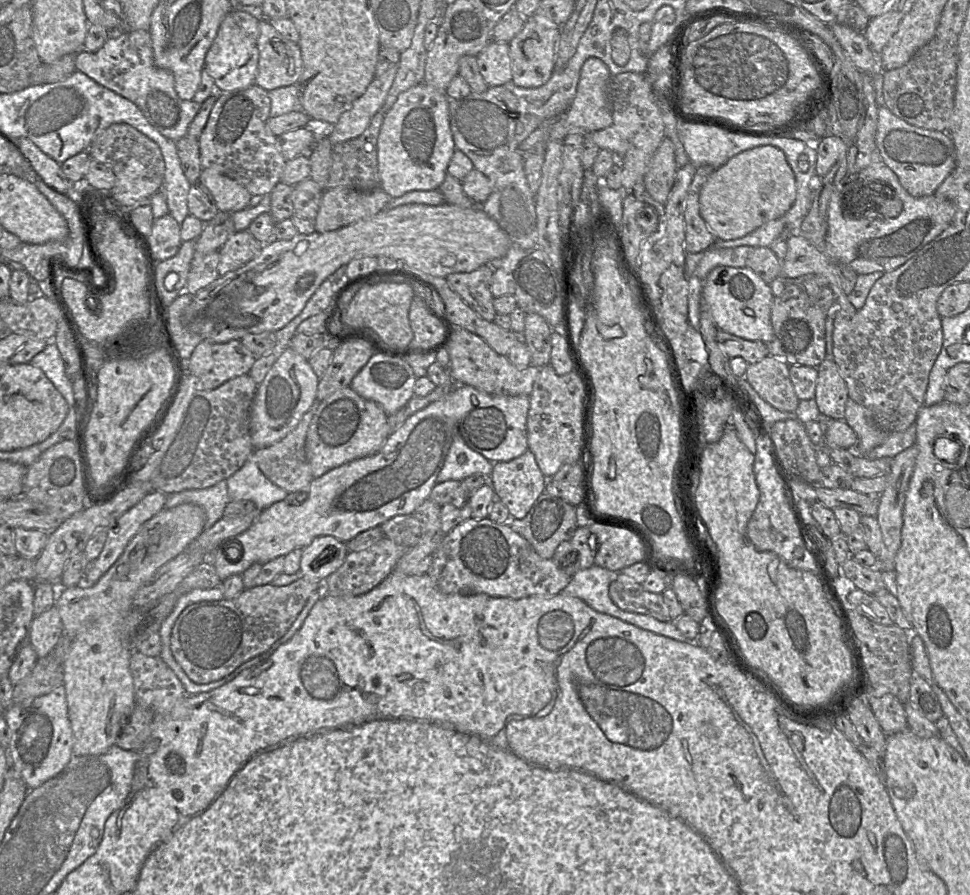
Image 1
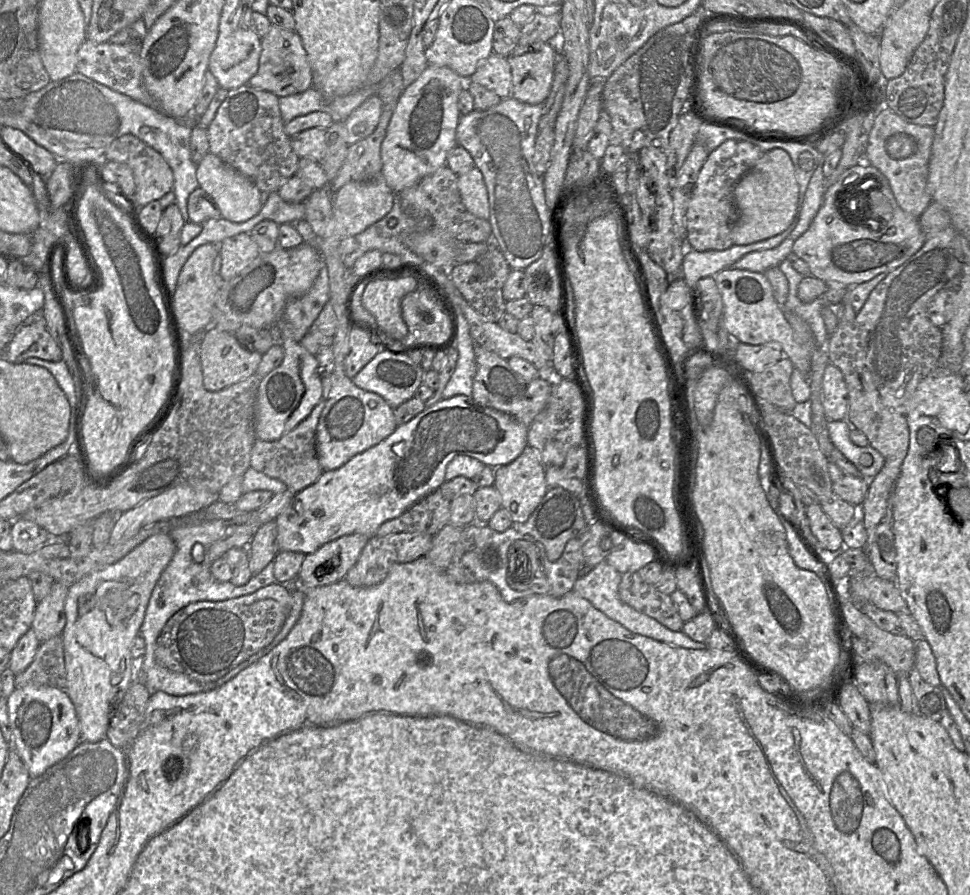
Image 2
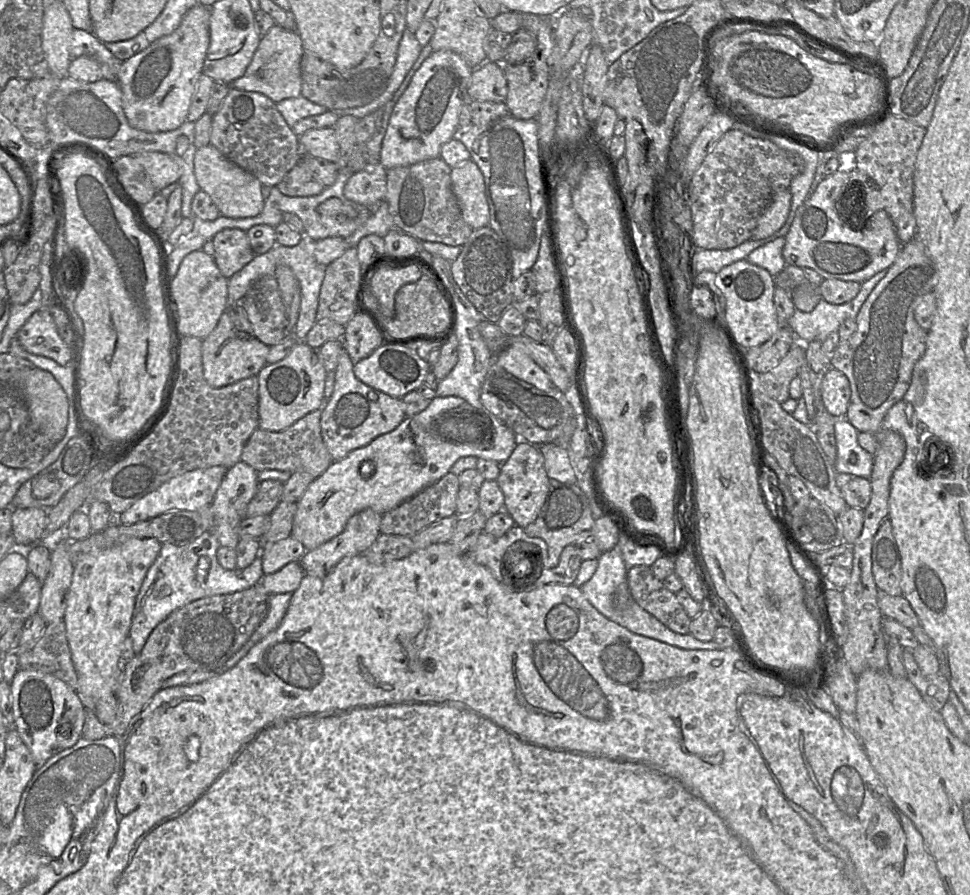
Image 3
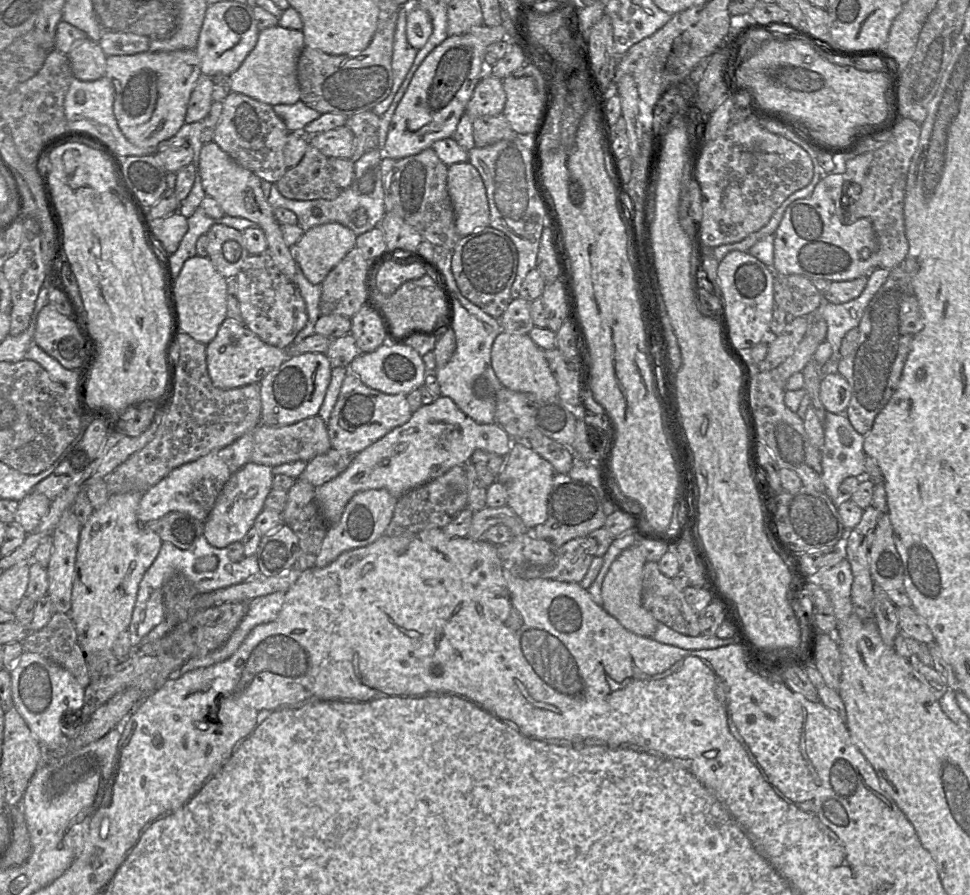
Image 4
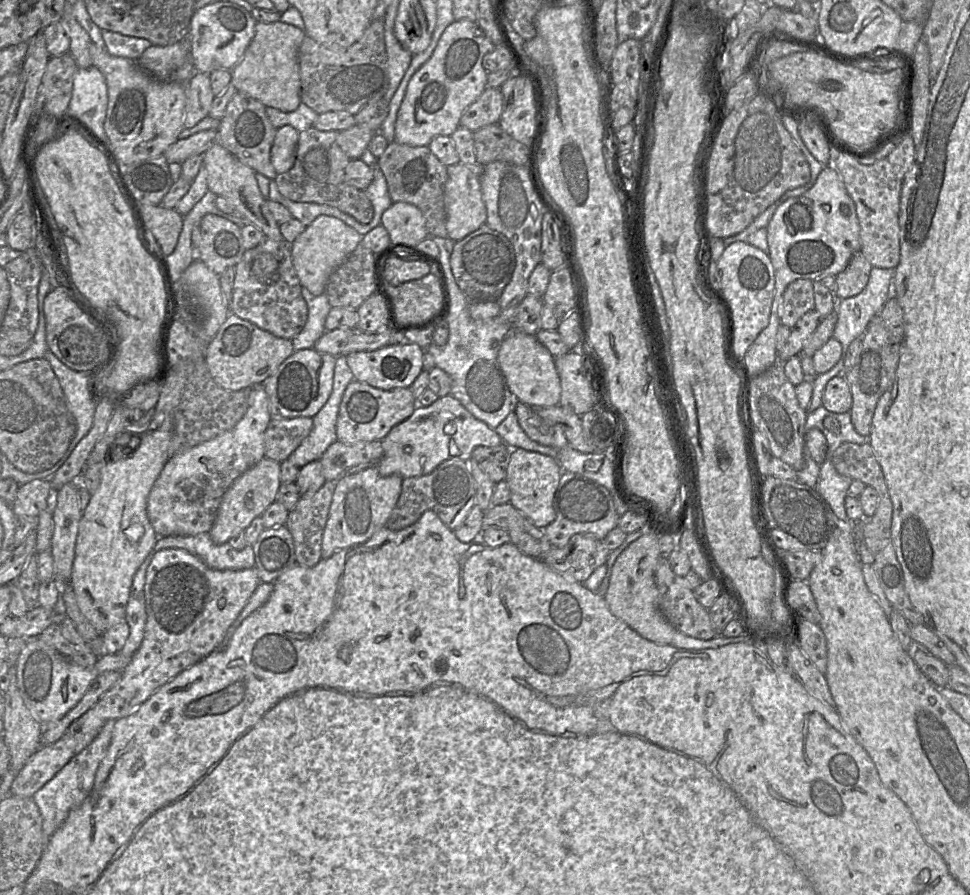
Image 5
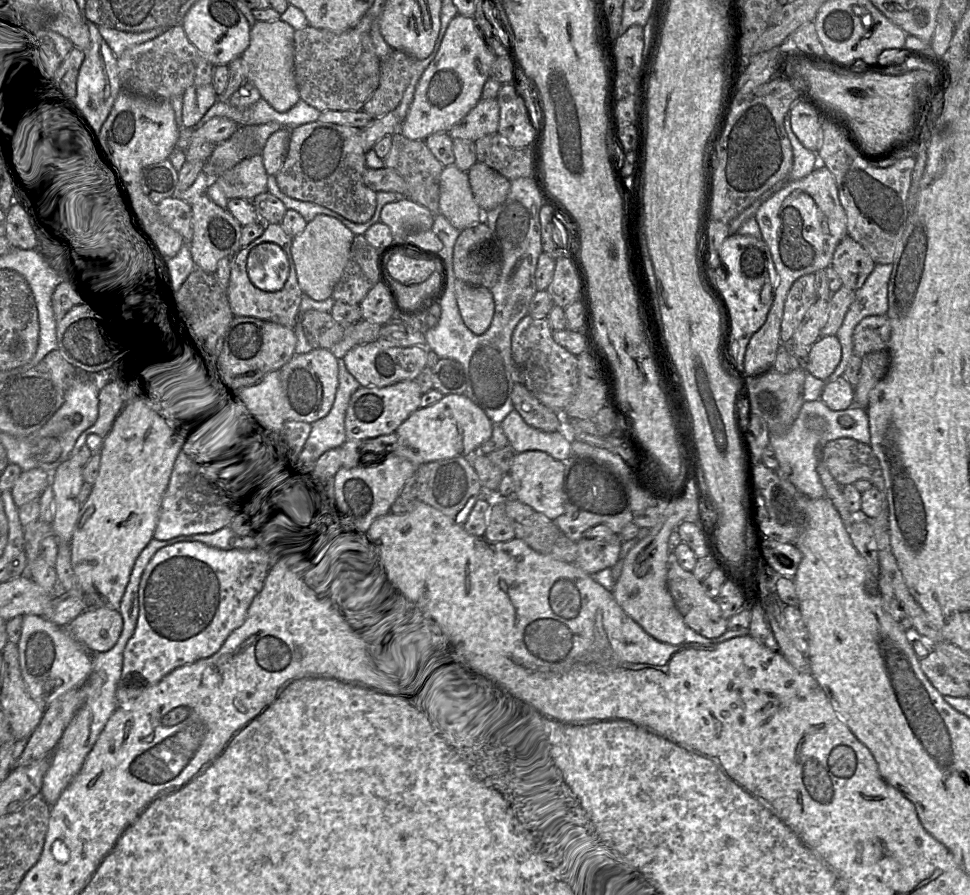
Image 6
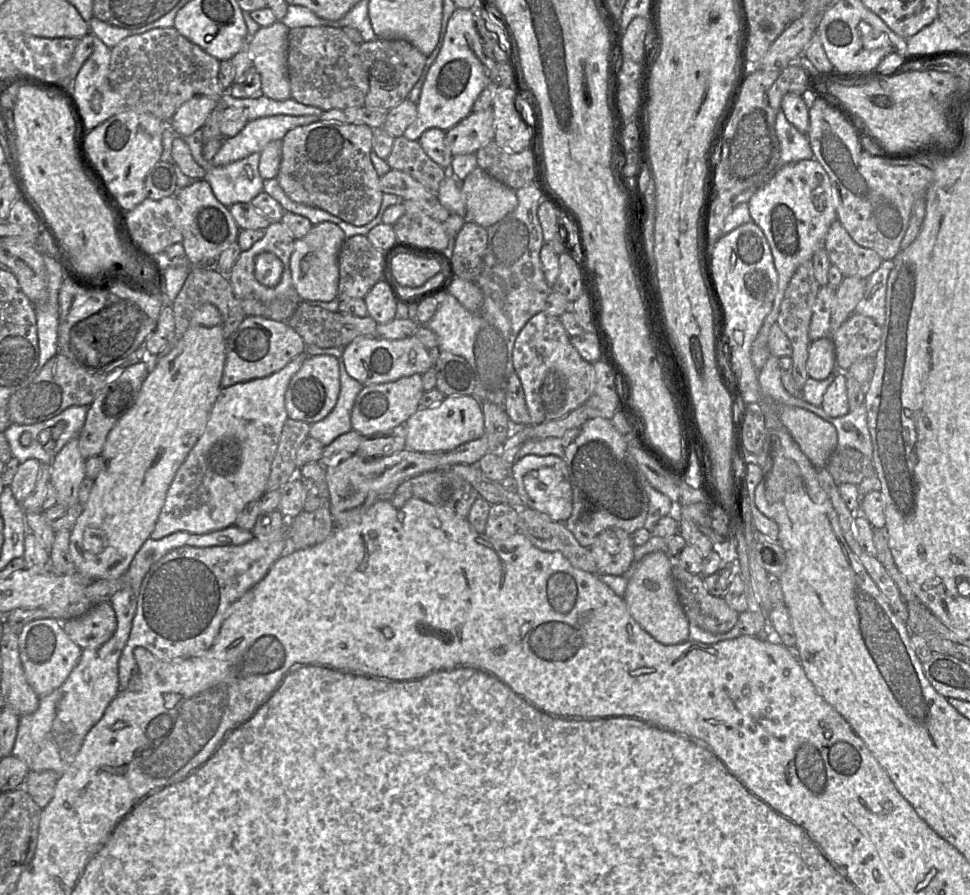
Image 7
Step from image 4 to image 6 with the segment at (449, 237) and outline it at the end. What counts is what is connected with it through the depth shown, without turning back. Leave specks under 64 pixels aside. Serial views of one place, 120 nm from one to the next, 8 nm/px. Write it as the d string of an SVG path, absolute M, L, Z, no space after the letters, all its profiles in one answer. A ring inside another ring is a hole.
M395 132L392 135L392 145L390 148L389 153L387 154L387 156L383 159L385 167L386 168L391 168L391 169L395 169L406 181L407 184L407 197L400 197L400 198L409 198L412 201L426 207L433 215L437 215L440 213L440 209L439 209L439 197L440 197L440 176L442 173L442 170L444 168L444 166L436 159L436 157L432 154L432 152L429 150L429 148L427 147L426 143L424 140L410 140L408 138L406 138L402 133L400 132Z

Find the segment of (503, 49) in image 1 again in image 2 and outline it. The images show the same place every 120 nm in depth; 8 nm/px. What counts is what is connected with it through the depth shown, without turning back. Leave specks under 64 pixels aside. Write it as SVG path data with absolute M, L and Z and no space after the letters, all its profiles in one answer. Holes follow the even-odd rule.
M492 53L481 62L469 79L493 91L501 99L511 97L512 75L507 57Z

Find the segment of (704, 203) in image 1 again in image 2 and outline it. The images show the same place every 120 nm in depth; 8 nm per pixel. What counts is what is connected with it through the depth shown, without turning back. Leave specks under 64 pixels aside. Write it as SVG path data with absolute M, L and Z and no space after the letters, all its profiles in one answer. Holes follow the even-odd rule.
M780 148L764 152L734 188L738 220L731 231L734 245L747 245L780 234L792 222L797 208L799 186L789 154Z

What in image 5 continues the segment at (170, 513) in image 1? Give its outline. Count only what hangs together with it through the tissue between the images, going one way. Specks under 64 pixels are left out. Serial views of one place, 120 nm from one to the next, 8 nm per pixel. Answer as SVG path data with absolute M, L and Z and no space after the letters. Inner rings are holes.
M174 414L154 430L141 434L121 433L113 447L129 445L133 452L117 461L105 460L100 469L99 487L81 515L69 582L82 614L99 633L126 621L133 577L158 538L147 516L147 499L169 459L173 426Z

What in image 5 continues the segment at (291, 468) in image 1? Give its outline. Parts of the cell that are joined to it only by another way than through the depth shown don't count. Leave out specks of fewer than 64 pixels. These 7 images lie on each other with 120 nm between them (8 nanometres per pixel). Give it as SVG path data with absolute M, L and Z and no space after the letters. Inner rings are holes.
M313 418L272 419L265 432L265 458L282 463L297 449L313 428Z

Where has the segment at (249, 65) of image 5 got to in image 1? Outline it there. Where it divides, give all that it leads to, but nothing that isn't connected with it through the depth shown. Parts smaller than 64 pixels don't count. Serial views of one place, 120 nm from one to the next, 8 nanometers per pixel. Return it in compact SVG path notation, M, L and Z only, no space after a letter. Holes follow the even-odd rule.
M267 19L260 20L259 26L258 72L254 85L270 91L298 84L303 72L299 45L277 32Z

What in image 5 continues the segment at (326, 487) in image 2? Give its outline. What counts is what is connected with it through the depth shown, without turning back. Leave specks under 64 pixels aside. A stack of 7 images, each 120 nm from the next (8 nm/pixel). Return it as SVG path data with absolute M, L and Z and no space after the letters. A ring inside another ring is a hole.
M448 394L429 406L417 406L409 418L395 425L382 440L384 455L376 466L382 476L396 474L403 479L422 476L430 474L446 460L469 460L472 451L478 446L495 447L501 443L503 441L494 429L475 418L456 398Z

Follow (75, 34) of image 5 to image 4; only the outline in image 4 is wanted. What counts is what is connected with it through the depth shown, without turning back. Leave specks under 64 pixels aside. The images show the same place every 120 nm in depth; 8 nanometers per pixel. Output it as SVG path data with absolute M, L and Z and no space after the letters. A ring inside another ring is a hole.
M90 38L76 41L67 56L74 78L94 81L105 76L107 56Z

